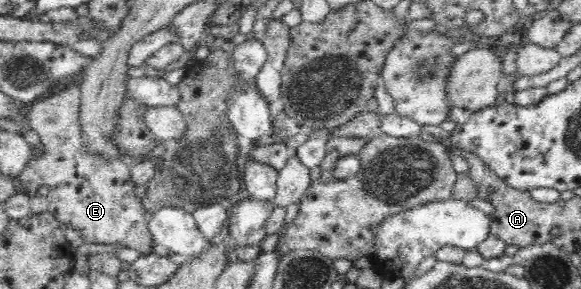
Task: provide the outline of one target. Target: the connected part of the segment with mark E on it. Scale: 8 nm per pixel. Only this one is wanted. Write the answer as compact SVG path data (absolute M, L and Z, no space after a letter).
M77 77L71 78L71 80L67 81L65 84L60 85L50 93L41 96L41 98L34 100L31 104L24 107L24 119L28 122L30 129L35 130L35 132L39 134L41 142L45 145L45 154L39 156L39 158L33 157L27 163L27 168L25 168L18 177L23 181L23 194L37 193L37 190L41 185L49 186L50 192L48 198L51 206L47 211L50 214L53 214L55 218L60 222L63 222L67 227L79 231L85 243L91 243L95 247L99 245L121 245L130 248L131 250L137 250L137 252L140 252L142 256L147 255L148 253L154 253L156 252L156 248L154 247L151 232L148 230L151 215L142 205L142 198L139 198L139 196L135 194L136 184L135 181L133 181L133 177L131 177L132 162L122 158L117 159L117 157L109 157L103 155L103 153L97 153L97 151L93 151L93 149L85 143L85 139L83 139L83 129L81 129L81 119L79 119L79 116L81 116L81 113L79 112L81 106L81 89L79 81L80 79Z

